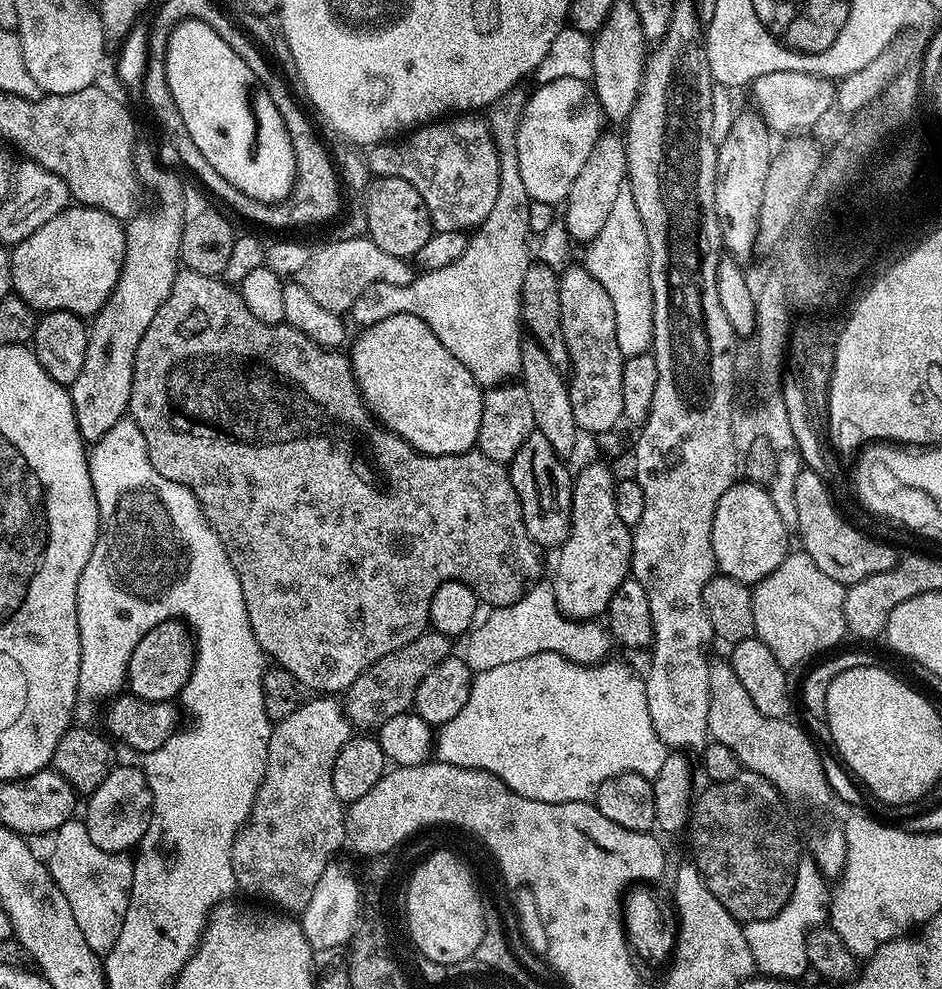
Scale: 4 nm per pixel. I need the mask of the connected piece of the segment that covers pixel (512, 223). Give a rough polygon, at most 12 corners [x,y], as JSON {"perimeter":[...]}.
{"perimeter":[[529,97],[487,109],[498,198],[466,254],[366,286],[360,326],[422,318],[484,390],[520,371],[530,263],[518,170]]}

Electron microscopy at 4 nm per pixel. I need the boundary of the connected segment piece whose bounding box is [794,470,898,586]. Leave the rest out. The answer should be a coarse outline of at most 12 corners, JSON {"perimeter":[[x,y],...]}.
{"perimeter":[[794,476],[803,551],[842,585],[898,553],[840,517],[825,477]]}

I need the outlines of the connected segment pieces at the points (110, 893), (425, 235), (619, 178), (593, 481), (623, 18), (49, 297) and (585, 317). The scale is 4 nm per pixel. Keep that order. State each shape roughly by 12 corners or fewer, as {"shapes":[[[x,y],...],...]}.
{"shapes":[[[67,820],[48,872],[86,946],[107,954],[126,922],[133,861]],[[400,176],[367,189],[367,235],[415,257],[432,236],[422,194]],[[601,134],[563,205],[573,241],[602,230],[628,175],[623,139]],[[588,464],[550,580],[571,620],[595,621],[629,579],[617,477]],[[631,3],[592,41],[590,87],[623,125],[644,86],[646,41]],[[68,206],[10,252],[31,308],[91,318],[126,228]],[[559,273],[570,406],[581,433],[624,420],[614,302]]]}

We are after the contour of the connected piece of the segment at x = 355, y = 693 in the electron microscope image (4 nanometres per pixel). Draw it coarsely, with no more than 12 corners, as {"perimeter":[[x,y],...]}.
{"perimeter":[[425,630],[343,693],[356,730],[409,711],[418,682],[453,655]]}

